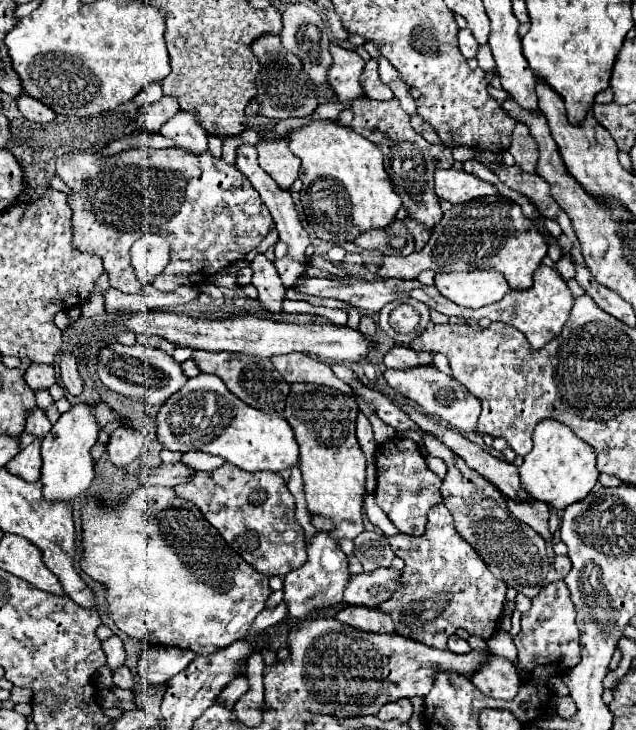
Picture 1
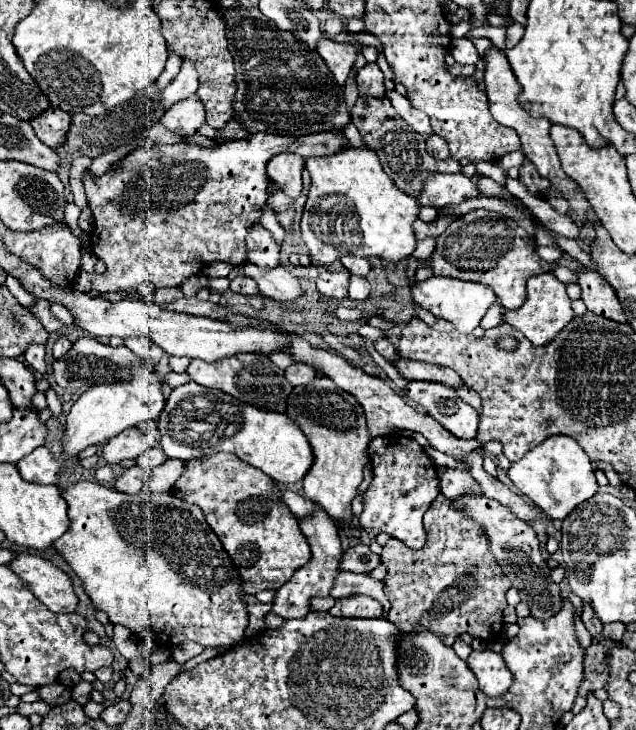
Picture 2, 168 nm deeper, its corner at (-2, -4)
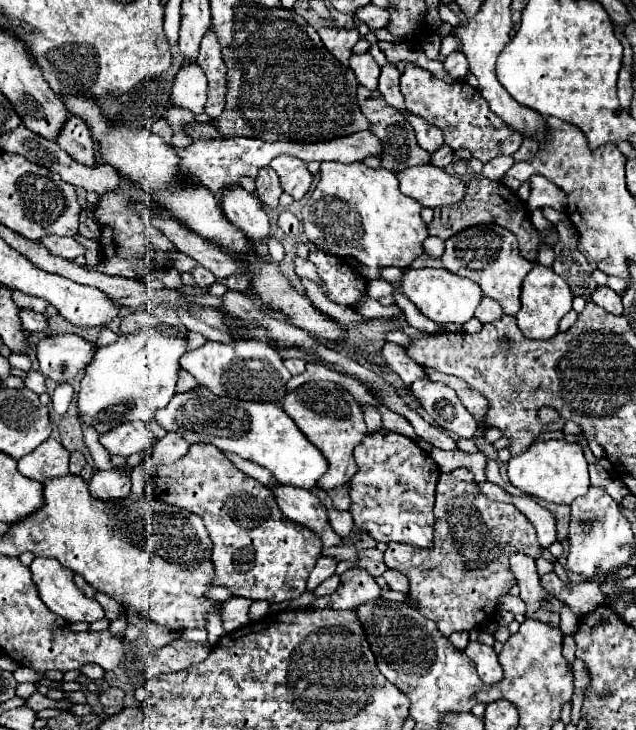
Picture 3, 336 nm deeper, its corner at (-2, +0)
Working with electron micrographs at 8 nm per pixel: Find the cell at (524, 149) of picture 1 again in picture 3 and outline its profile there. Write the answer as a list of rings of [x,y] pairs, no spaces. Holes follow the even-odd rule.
[[[497,157],[495,161],[489,161],[481,173],[481,177],[487,177],[487,179],[501,179],[513,165],[513,157]]]

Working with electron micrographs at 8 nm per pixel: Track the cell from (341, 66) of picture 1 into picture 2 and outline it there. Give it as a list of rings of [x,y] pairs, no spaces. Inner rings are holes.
[[[321,39],[317,43],[317,53],[325,59],[329,71],[335,77],[337,85],[345,85],[355,61],[357,61],[357,49],[347,43],[335,43],[329,39]]]

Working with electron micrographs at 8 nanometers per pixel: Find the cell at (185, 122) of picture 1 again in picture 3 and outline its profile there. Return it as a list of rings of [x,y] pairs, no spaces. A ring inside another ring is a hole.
[[[185,65],[177,71],[173,81],[173,93],[171,99],[175,107],[189,109],[193,113],[201,113],[207,101],[207,79],[199,65]]]

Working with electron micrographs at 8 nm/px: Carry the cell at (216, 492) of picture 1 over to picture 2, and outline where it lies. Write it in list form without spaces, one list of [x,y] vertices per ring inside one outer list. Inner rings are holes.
[[[235,455],[187,461],[183,475],[173,485],[173,495],[203,509],[207,523],[231,555],[243,577],[243,587],[251,595],[263,589],[277,591],[311,557],[297,517],[281,503],[281,489],[269,475],[249,467],[249,463],[241,463]]]

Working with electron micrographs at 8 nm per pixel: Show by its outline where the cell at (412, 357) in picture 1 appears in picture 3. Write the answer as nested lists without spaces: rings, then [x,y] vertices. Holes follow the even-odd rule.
[[[427,367],[425,371],[427,371],[427,379],[431,379],[431,381],[441,381],[441,383],[445,383],[447,387],[455,389],[457,397],[459,397],[461,403],[469,409],[469,413],[475,417],[475,421],[485,425],[485,415],[487,415],[487,405],[489,405],[489,401],[485,399],[485,395],[481,395],[481,393],[475,391],[475,389],[471,389],[471,387],[469,387],[463,379],[459,379],[459,377],[445,375],[445,373],[437,373],[437,371],[429,369],[429,367]]]

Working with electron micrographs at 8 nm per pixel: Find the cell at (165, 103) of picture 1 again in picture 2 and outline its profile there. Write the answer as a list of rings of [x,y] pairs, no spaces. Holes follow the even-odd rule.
[[[185,61],[181,65],[181,71],[179,75],[171,81],[171,85],[161,93],[161,107],[163,111],[167,111],[173,103],[179,103],[181,99],[189,99],[189,95],[195,95],[199,87],[199,81],[197,81],[197,71],[193,67],[193,63]]]

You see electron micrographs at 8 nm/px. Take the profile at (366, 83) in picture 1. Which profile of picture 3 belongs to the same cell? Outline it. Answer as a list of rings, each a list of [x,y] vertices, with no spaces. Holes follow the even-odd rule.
[[[369,53],[351,55],[351,69],[361,85],[365,85],[367,89],[377,89],[377,79],[381,69]]]

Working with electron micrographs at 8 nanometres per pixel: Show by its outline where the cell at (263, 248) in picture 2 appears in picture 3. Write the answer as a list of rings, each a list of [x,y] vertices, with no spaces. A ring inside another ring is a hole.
[[[241,185],[225,187],[225,195],[221,199],[221,207],[227,219],[243,229],[253,243],[259,243],[261,237],[269,237],[269,219],[261,209],[259,199],[245,191]]]

